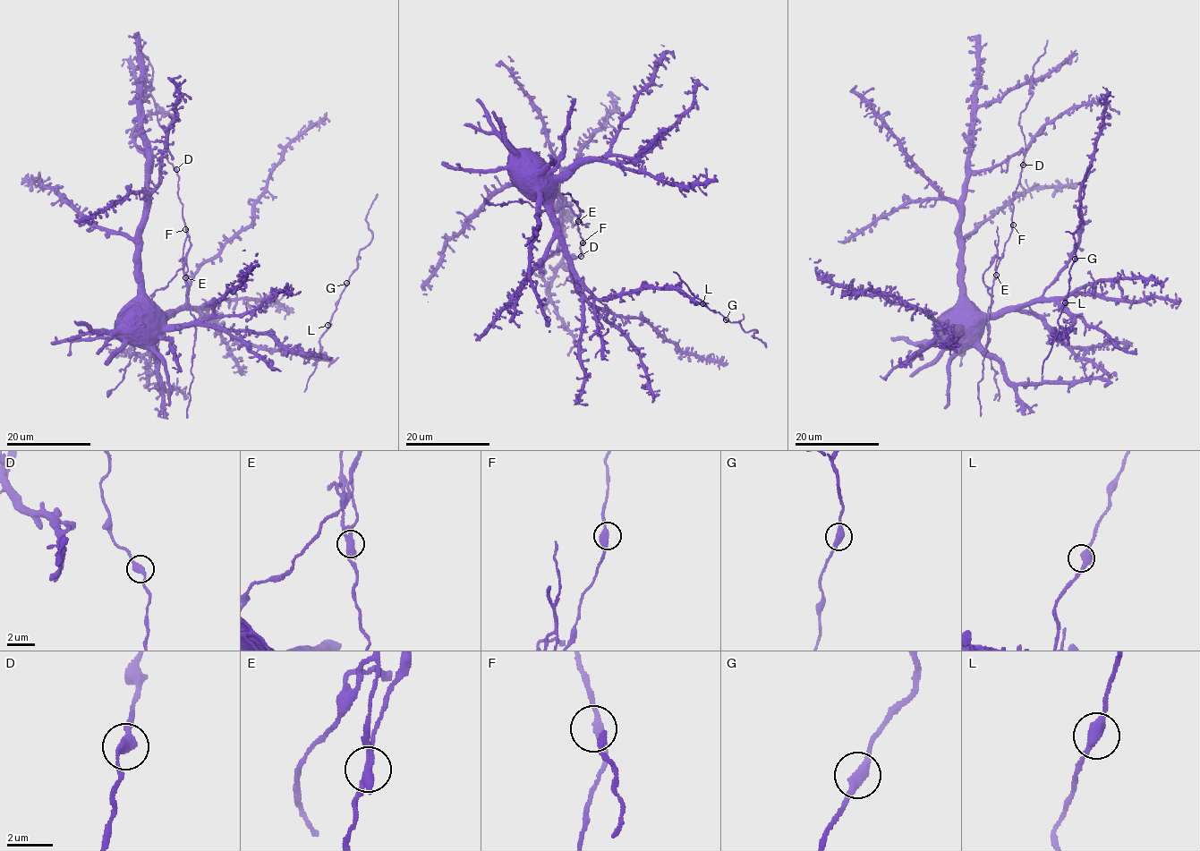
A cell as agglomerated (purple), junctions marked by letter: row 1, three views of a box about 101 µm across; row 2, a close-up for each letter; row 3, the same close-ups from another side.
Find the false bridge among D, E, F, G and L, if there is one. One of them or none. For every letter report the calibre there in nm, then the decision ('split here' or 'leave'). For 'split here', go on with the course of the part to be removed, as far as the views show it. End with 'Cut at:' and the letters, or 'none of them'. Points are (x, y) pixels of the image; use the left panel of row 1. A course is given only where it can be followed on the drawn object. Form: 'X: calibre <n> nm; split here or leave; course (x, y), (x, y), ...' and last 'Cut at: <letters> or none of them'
D: calibre 360 nm; leave
E: calibre 360 nm; split here; course (186, 278), (186, 258), (184, 265), (174, 277), (156, 291), (137, 320), (133, 355), (123, 378), (107, 395)
F: calibre 360 nm; leave
G: calibre 400 nm; leave
L: calibre 440 nm; leave
Cut at: E

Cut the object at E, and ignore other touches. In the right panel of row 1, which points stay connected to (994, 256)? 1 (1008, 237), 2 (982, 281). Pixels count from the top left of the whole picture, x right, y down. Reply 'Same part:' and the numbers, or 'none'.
Same part: 2

